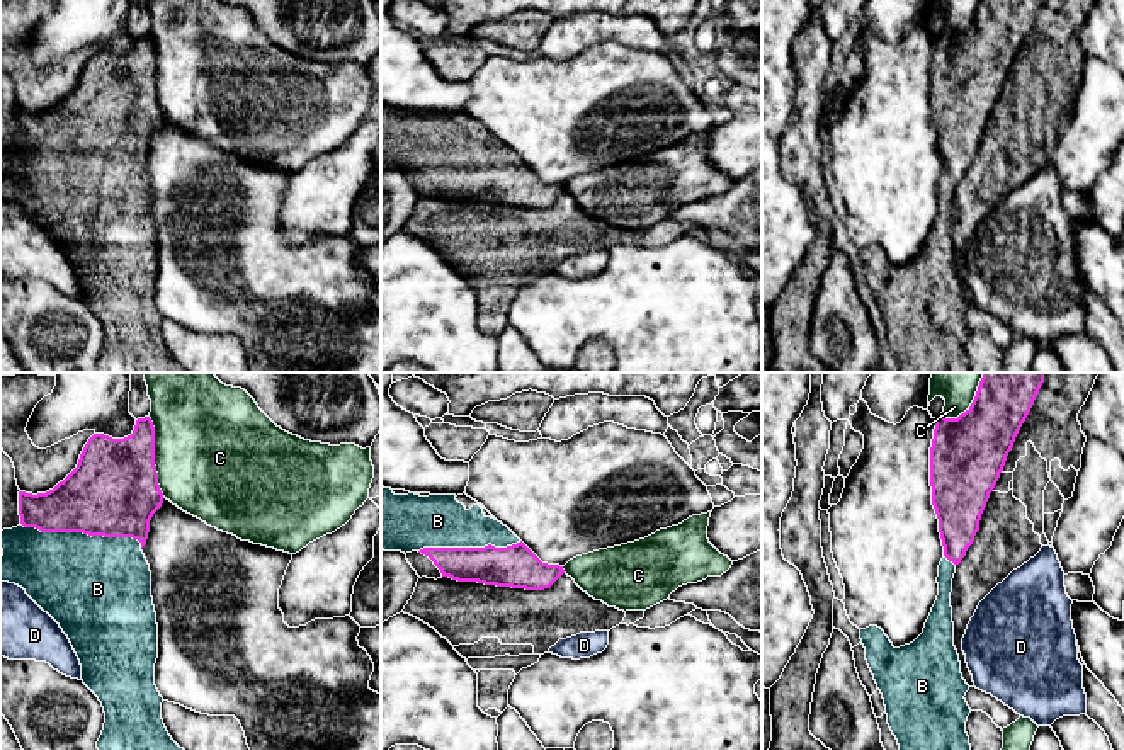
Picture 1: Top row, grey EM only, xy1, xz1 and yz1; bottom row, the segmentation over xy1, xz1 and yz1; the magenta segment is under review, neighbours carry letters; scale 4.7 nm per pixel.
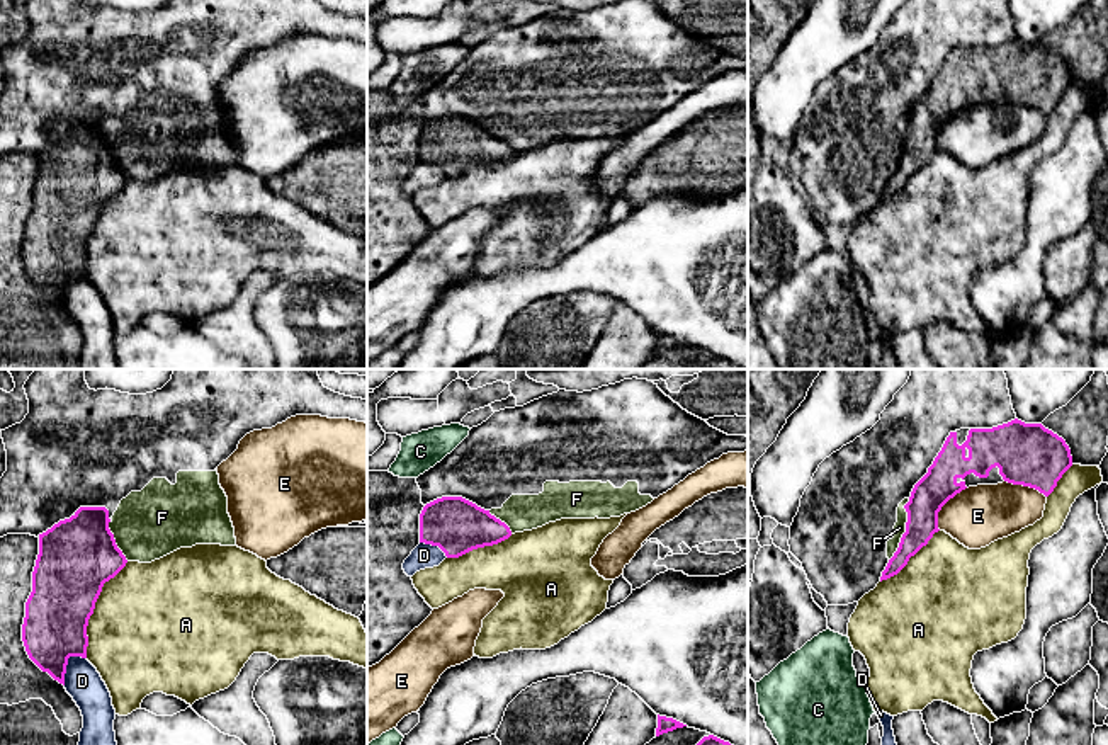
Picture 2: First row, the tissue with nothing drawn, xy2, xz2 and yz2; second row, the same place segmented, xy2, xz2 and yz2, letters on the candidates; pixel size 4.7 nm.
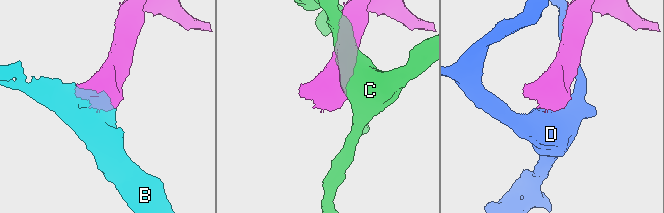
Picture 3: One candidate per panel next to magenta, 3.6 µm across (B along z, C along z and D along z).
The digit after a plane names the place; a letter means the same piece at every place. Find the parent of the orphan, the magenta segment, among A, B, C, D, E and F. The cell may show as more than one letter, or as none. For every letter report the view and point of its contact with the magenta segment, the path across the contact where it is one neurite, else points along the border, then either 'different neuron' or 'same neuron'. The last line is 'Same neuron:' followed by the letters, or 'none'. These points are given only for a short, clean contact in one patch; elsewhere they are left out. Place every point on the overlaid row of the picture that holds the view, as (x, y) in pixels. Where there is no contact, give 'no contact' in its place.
A: meets magenta in xy2 at (94, 608); different neuron
B: meets magenta in xy1 at (82, 531); same neuron
C: meets magenta in xy1 at (153, 456); different neuron
D: meets magenta in xy2 at (67, 664); different neuron
E: meets magenta in yz2 at (942, 506); different neuron
F: meets magenta in yz2 at (906, 529); border along yz2 (910, 499), (904, 506), (906, 531), (889, 560); different neuron
Same neuron: B

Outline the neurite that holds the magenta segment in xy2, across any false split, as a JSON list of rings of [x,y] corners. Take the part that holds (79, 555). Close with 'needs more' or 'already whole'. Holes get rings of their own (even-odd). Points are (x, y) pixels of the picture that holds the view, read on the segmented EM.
[[[80,507],[70,519],[39,534],[39,554],[32,572],[32,592],[25,602],[22,641],[29,658],[63,685],[68,658],[87,658],[87,626],[104,583],[127,563],[109,522],[105,507]]]; already whole

